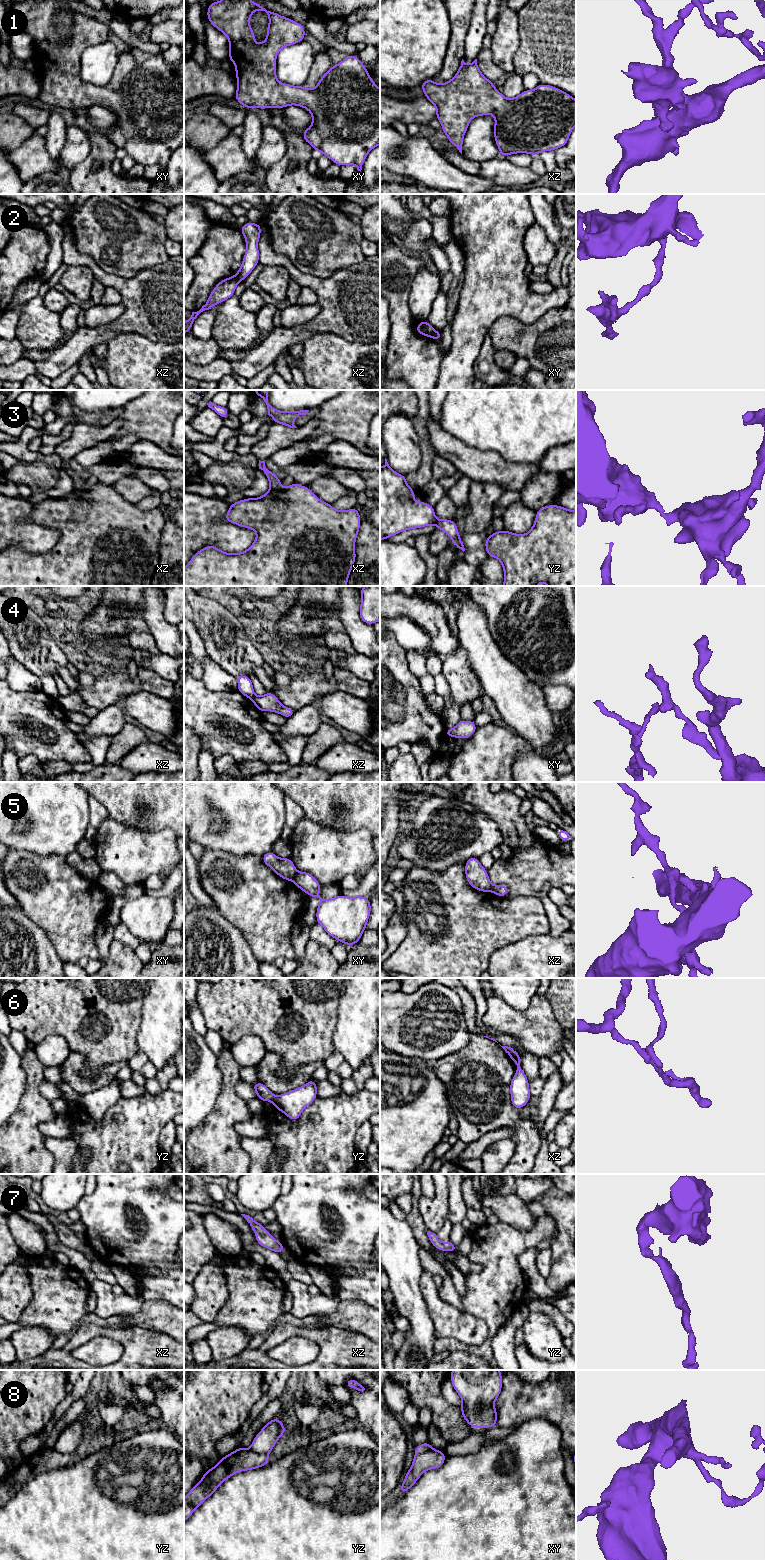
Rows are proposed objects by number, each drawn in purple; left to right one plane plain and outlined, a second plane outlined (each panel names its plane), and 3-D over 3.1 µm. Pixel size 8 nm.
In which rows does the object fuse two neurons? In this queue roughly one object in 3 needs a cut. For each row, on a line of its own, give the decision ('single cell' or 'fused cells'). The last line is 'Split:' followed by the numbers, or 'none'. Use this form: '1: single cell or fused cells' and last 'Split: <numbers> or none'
1: single cell
2: fused cells
3: fused cells
4: fused cells
5: fused cells
6: fused cells
7: single cell
8: fused cells
Split: 2, 3, 4, 5, 6, 8

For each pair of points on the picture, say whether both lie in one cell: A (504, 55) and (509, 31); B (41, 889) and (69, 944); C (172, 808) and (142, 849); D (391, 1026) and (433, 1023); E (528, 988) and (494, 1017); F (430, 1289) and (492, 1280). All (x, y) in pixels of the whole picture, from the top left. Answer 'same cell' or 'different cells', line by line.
A: same cell
B: same cell
C: different cells
D: same cell
E: different cells
F: different cells

